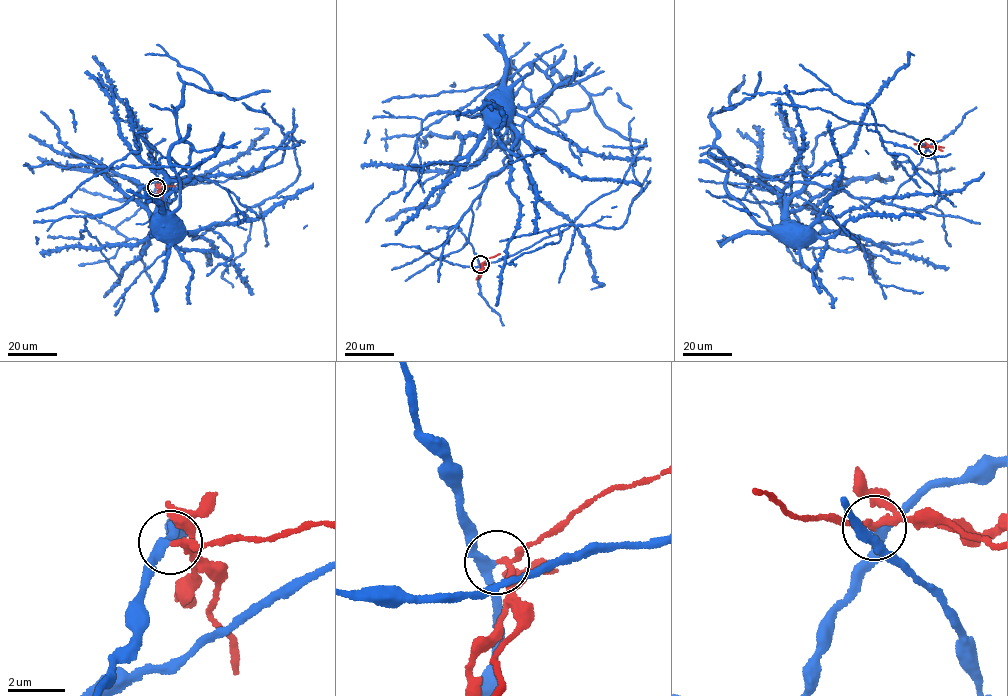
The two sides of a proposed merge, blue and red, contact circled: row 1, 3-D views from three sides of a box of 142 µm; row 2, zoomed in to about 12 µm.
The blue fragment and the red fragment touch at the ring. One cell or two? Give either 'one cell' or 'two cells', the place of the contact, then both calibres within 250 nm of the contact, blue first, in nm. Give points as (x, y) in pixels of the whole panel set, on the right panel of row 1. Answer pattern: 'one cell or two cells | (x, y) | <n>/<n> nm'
two cells | (927, 147) | 280/170 nm

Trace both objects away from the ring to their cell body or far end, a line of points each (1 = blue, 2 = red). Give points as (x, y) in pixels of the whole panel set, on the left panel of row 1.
1: (156, 187), (147, 206), (154, 227), (174, 198), (188, 142), (170, 150), (180, 199), (161, 215)
2: (156, 187), (175, 186)

